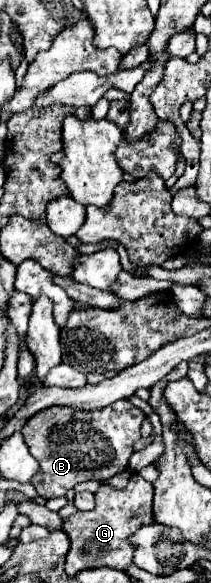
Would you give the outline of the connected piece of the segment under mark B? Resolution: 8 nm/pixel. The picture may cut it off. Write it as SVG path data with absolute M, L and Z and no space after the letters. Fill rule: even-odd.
M117 400L101 410L73 410L51 406L27 420L21 434L31 456L39 462L33 486L43 498L65 496L69 488L83 480L109 480L127 468L133 444L141 438L141 420L145 414L129 400Z

